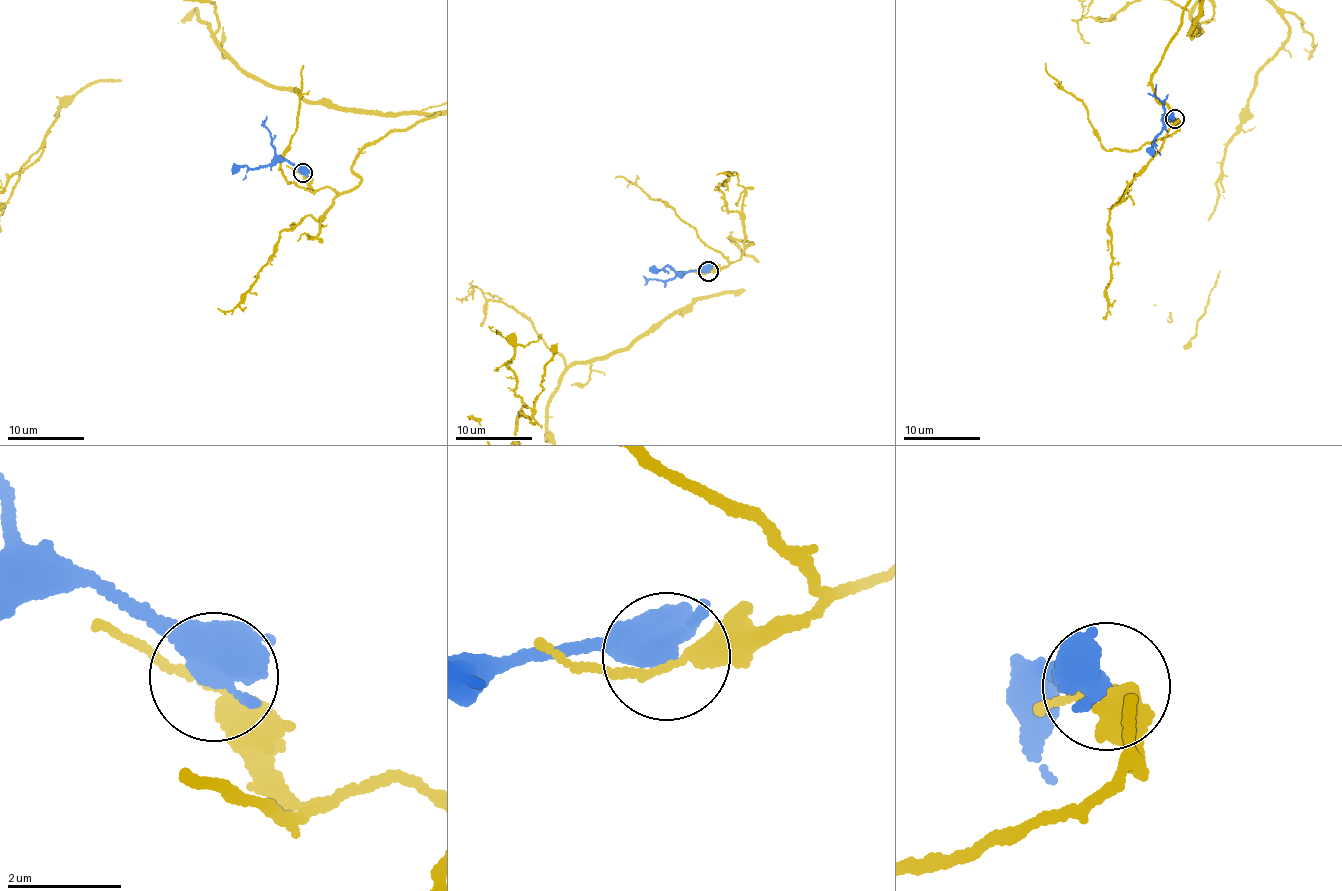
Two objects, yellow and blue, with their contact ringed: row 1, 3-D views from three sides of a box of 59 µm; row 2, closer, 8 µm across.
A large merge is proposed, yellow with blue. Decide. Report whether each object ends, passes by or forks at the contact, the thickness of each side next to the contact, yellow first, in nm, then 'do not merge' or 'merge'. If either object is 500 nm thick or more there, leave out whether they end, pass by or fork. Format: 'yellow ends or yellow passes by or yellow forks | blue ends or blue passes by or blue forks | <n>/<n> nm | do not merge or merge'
280/500 nm | do not merge

